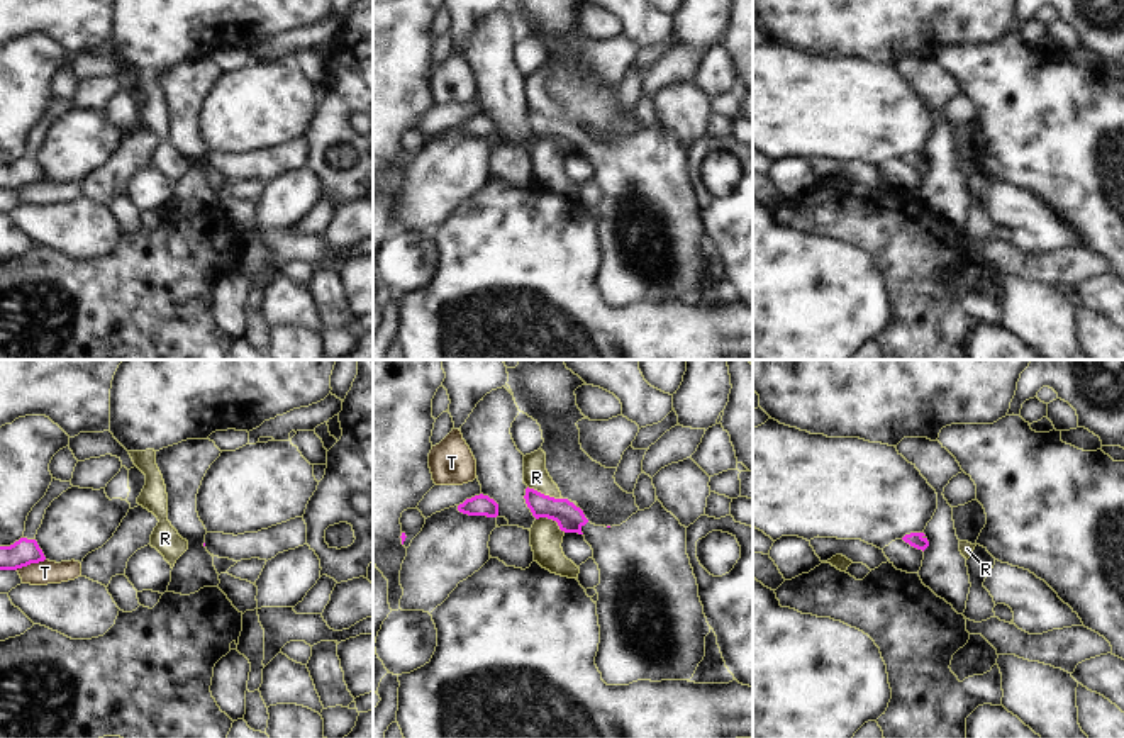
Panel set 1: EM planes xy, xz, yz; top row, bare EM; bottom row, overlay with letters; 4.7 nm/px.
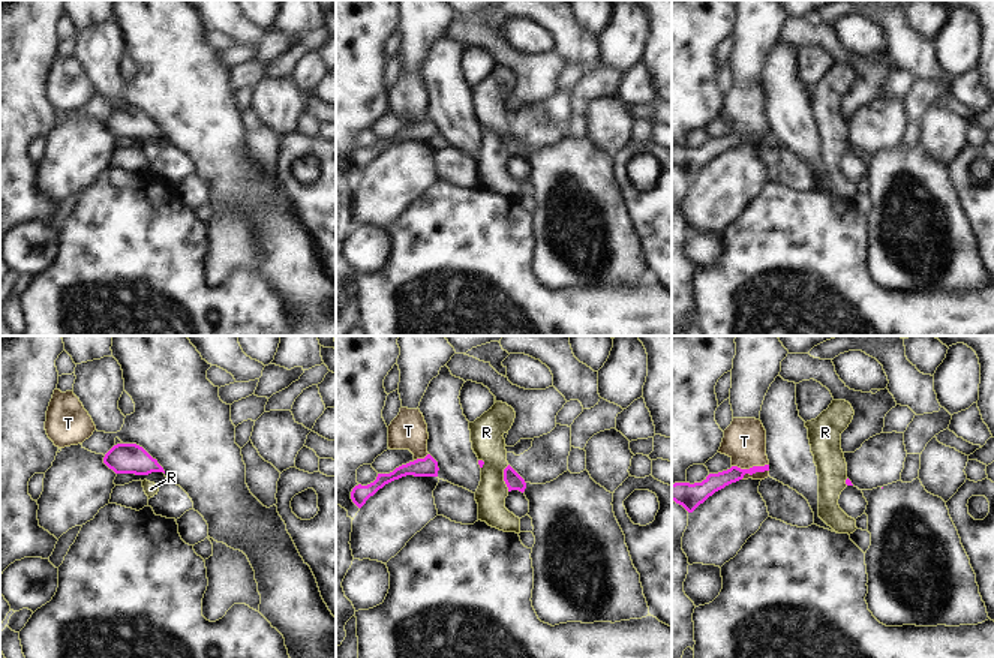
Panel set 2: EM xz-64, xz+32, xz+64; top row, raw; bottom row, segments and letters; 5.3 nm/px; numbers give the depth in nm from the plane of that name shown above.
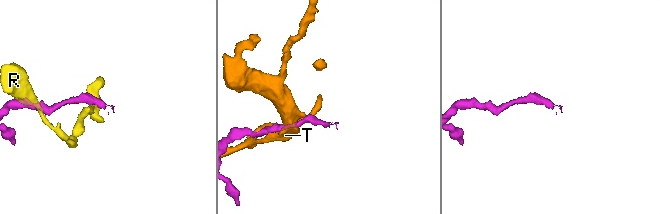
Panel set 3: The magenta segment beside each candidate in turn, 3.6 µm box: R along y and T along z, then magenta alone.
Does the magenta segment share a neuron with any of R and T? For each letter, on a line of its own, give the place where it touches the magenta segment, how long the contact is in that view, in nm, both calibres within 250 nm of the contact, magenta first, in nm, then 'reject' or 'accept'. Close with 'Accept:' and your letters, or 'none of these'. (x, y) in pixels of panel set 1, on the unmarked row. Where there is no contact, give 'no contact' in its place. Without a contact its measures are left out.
R: meets magenta in xz at (543, 114); contact 180 nm long; 130 nm thick on the magenta side, 120 nm on the other; reject
T: meets magenta in xy at (29, 184); contact 150 nm long; 130 nm thick on the magenta side, 110 nm on the other; reject
Accept: none of these

